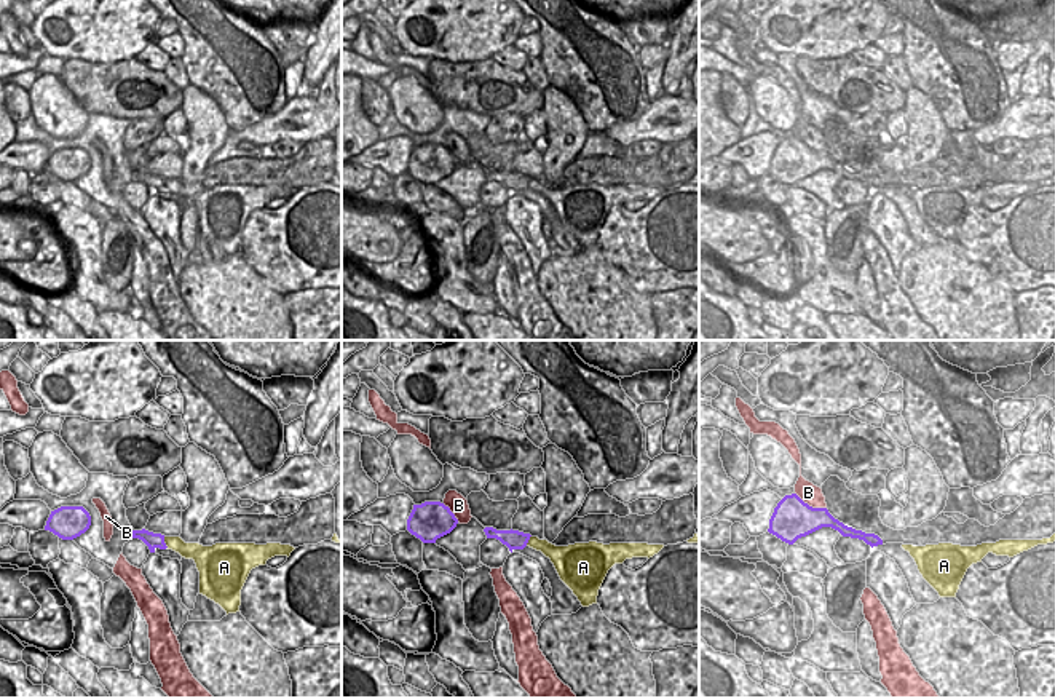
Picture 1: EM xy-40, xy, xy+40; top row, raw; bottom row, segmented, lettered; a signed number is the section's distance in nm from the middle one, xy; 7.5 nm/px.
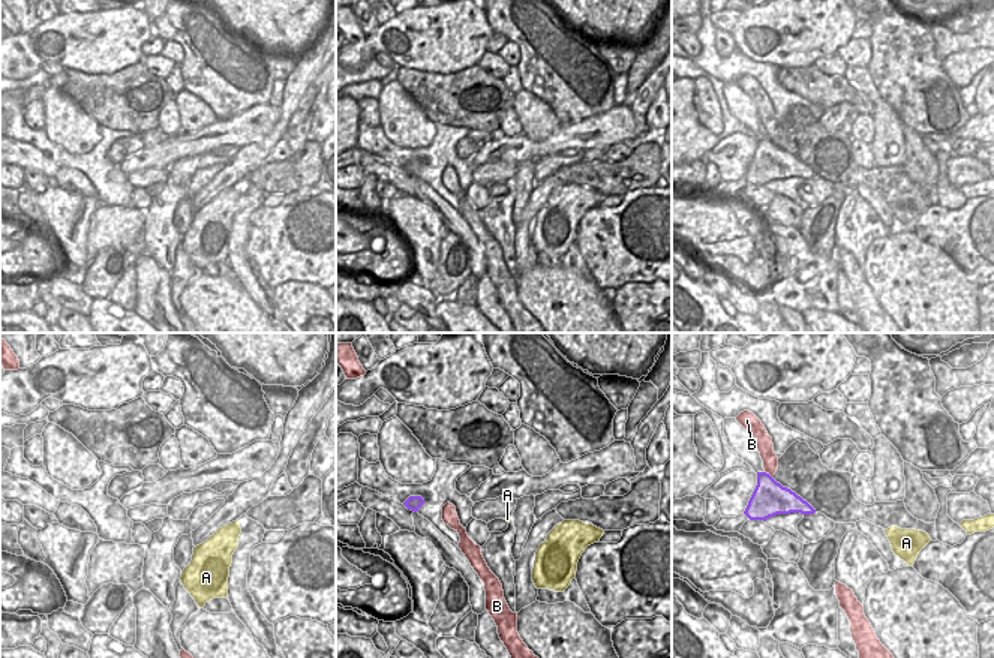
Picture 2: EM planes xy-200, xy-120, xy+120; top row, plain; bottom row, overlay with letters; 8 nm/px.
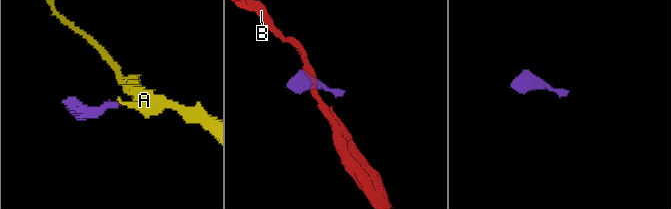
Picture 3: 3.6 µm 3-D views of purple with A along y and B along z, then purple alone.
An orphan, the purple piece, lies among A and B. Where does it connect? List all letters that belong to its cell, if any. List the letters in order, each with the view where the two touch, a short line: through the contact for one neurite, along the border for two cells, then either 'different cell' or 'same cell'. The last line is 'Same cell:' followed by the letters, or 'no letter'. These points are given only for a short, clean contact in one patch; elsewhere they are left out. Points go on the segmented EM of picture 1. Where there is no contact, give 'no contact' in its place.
A: contact in xy-40; line xy-40 (152, 540), (163, 542), (173, 542), (193, 551); same cell
B: contact in xy+40; line xy+40 (795, 492), (810, 505), (825, 508); different cell
Same cell: A

